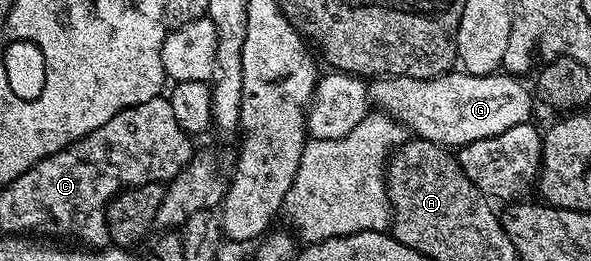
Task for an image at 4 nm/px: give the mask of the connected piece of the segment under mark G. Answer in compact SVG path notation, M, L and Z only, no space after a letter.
M453 69L433 79L390 75L371 80L368 98L373 108L404 124L415 138L459 149L470 145L470 141L506 133L513 125L522 125L533 118L533 92L520 83L523 82L519 78L507 73L470 75L463 69Z

